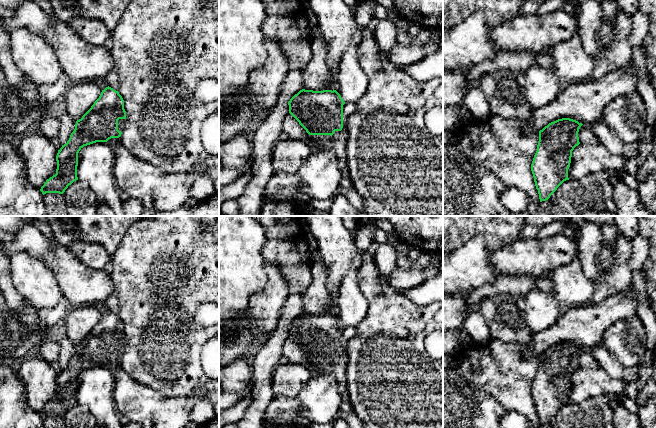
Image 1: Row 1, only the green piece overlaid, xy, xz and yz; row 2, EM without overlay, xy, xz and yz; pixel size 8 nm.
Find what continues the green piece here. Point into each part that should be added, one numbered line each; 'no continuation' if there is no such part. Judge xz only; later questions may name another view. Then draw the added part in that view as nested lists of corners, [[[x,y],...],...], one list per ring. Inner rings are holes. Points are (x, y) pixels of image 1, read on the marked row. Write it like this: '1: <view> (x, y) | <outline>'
1: xz (337, 142) | [[[343,114],[343,128],[330,135],[310,135],[310,138],[320,145],[320,151],[334,151],[338,157],[338,166],[342,172],[342,179],[339,187],[344,189],[354,189],[347,167],[346,149],[348,141],[347,129],[348,116]]]

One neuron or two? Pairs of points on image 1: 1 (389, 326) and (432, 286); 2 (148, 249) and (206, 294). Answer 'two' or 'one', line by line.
1: two
2: one

